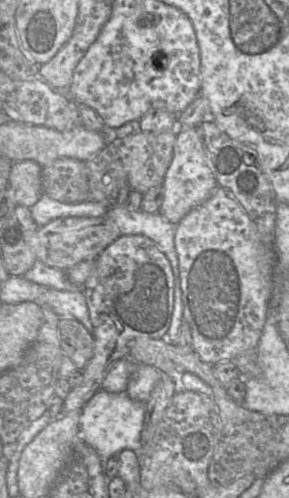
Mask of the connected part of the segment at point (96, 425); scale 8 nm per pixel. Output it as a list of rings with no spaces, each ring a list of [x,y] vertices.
[[[100,388],[82,408],[79,419],[81,439],[96,450],[102,461],[104,472],[109,457],[117,456],[124,449],[134,452],[142,449],[140,435],[146,404],[132,400],[127,392],[110,393]]]

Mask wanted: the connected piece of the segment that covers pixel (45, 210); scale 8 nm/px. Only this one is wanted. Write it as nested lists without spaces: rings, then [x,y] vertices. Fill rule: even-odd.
[[[46,193],[30,207],[35,223],[45,226],[56,218],[65,217],[102,217],[108,207],[100,202],[64,203],[52,199]]]

